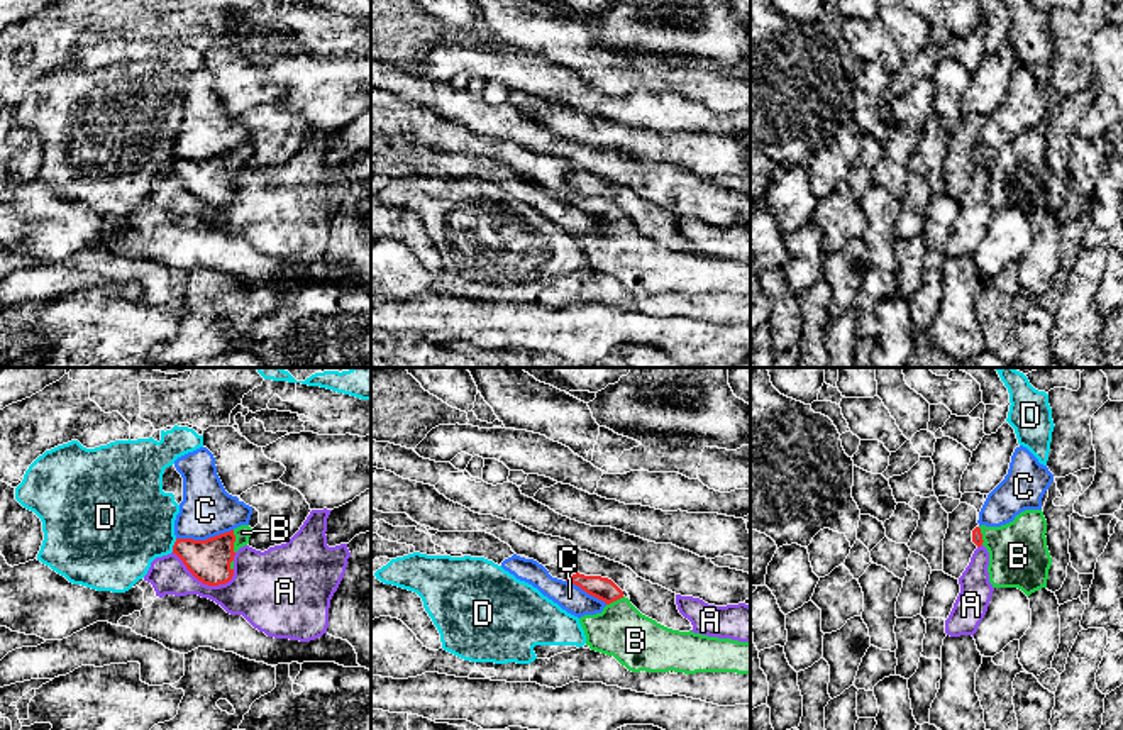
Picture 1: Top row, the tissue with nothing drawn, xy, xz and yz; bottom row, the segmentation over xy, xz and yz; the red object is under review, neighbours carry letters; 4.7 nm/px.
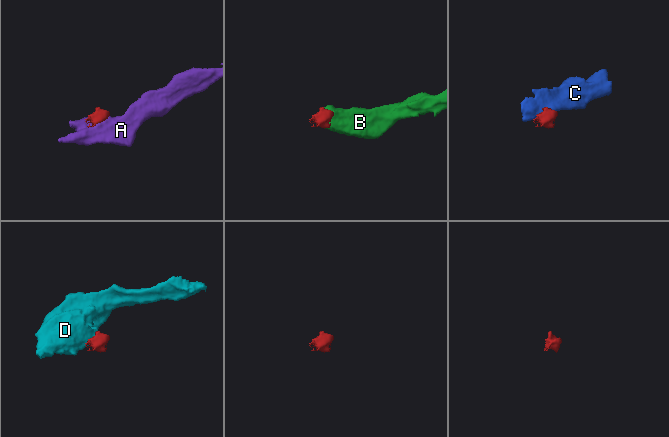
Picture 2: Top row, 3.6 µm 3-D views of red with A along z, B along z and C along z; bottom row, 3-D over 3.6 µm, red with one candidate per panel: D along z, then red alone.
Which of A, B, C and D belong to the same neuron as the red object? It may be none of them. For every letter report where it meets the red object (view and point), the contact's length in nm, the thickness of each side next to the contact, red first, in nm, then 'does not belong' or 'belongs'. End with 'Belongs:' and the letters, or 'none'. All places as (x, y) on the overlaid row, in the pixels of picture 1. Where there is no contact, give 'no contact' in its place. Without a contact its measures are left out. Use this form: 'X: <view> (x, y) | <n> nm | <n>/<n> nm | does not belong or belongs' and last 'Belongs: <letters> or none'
A: xy (202, 581) | 320 nm | 200/240 nm | does not belong
B: xy (234, 541) | 110 nm | 200/70 nm | belongs
C: xy (204, 541) | 280 nm | 200/260 nm | does not belong
D: xy (173, 546) | 70 nm | 200/440 nm | does not belong
Belongs: B

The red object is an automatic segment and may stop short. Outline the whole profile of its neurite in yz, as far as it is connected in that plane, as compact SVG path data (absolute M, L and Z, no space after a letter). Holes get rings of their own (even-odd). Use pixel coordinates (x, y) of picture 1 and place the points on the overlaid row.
M1025 510L1001 527L976 527L972 542L989 552L993 588L1018 588L1026 596L1047 588L1052 557L1047 547L1047 520L1042 510Z

